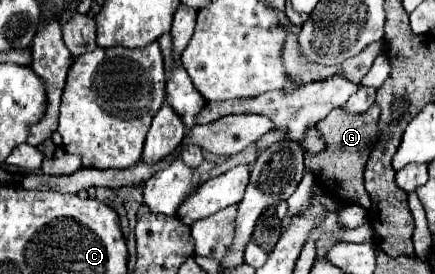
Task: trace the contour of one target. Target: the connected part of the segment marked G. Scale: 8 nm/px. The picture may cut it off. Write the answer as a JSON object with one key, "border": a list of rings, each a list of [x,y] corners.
{"border":[[[376,104],[370,106],[370,110],[364,114],[346,114],[342,108],[334,108],[324,120],[320,120],[316,124],[318,132],[326,140],[326,150],[322,150],[318,154],[310,154],[308,150],[304,150],[306,170],[312,172],[318,182],[326,182],[326,184],[318,184],[318,186],[326,196],[334,198],[334,202],[338,206],[358,204],[364,210],[368,210],[372,206],[368,192],[364,190],[362,174],[364,174],[364,166],[366,166],[368,154],[372,150],[372,144],[378,138],[378,126],[376,126],[378,116],[380,116],[380,108]]]}

